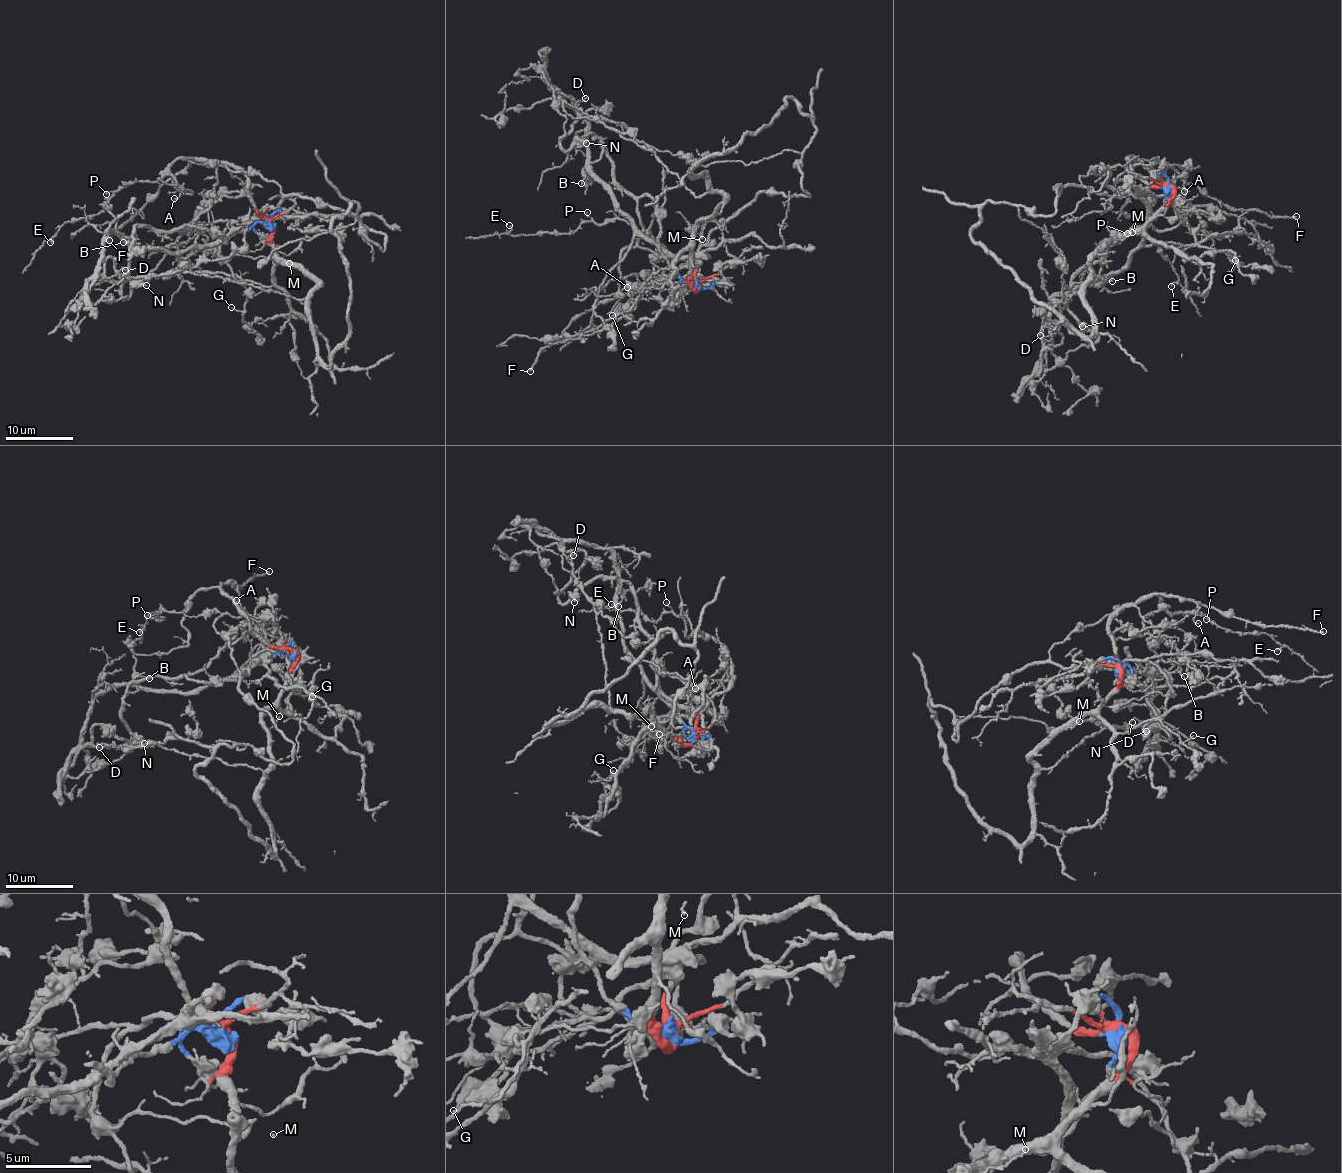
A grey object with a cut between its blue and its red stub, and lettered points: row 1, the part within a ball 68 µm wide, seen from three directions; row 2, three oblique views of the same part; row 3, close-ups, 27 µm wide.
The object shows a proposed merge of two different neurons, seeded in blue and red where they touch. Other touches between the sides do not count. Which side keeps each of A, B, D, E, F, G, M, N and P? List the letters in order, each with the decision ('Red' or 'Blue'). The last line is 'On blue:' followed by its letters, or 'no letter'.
A: Red
B: Blue
D: Blue
E: Red
F: Red
G: Red
M: Red
N: Blue
P: Red
On blue: B, D, N

